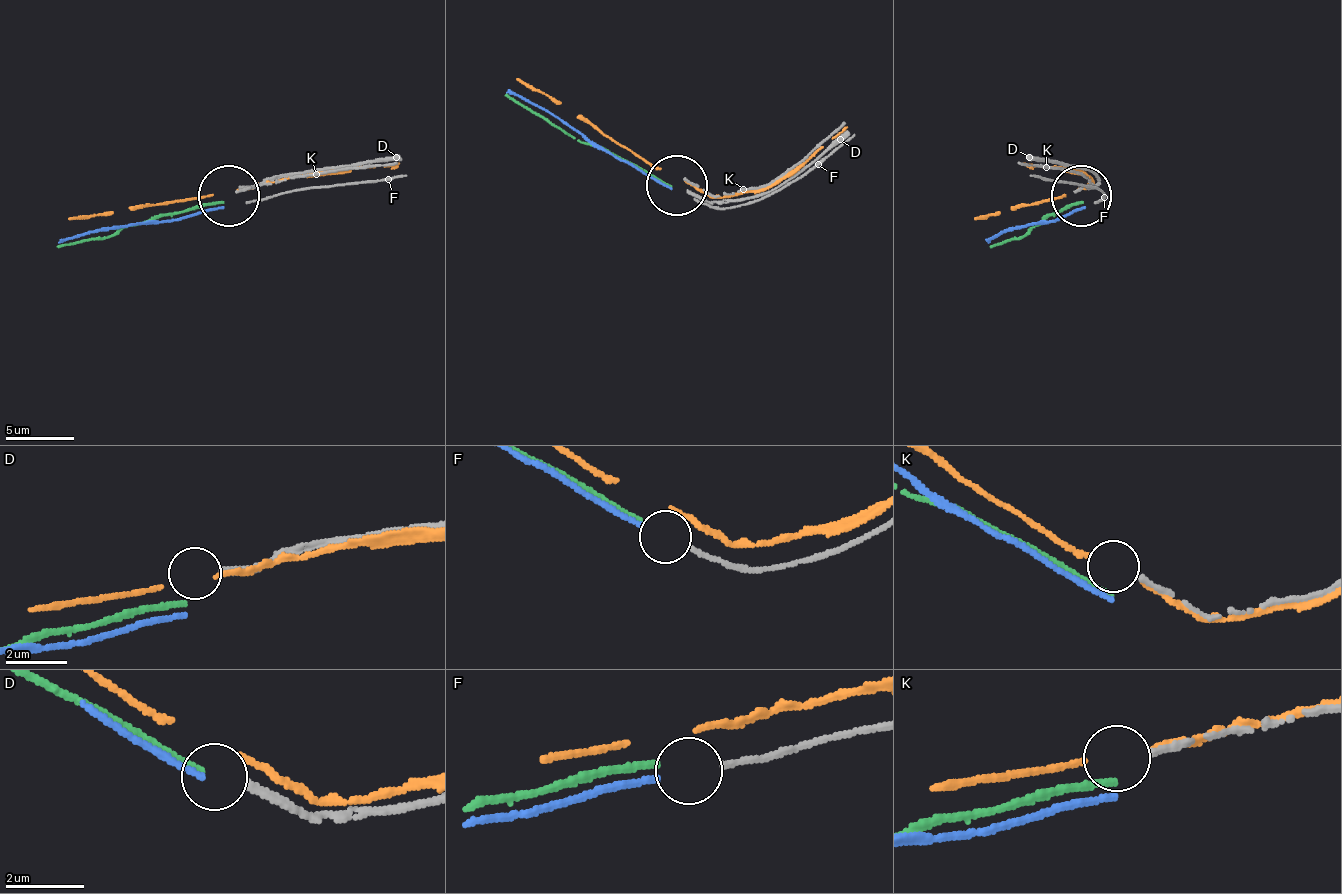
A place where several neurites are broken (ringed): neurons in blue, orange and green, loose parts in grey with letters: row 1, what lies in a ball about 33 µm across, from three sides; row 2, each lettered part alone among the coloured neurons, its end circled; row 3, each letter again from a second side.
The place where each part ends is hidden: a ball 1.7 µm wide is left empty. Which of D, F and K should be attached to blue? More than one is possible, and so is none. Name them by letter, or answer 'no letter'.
F

